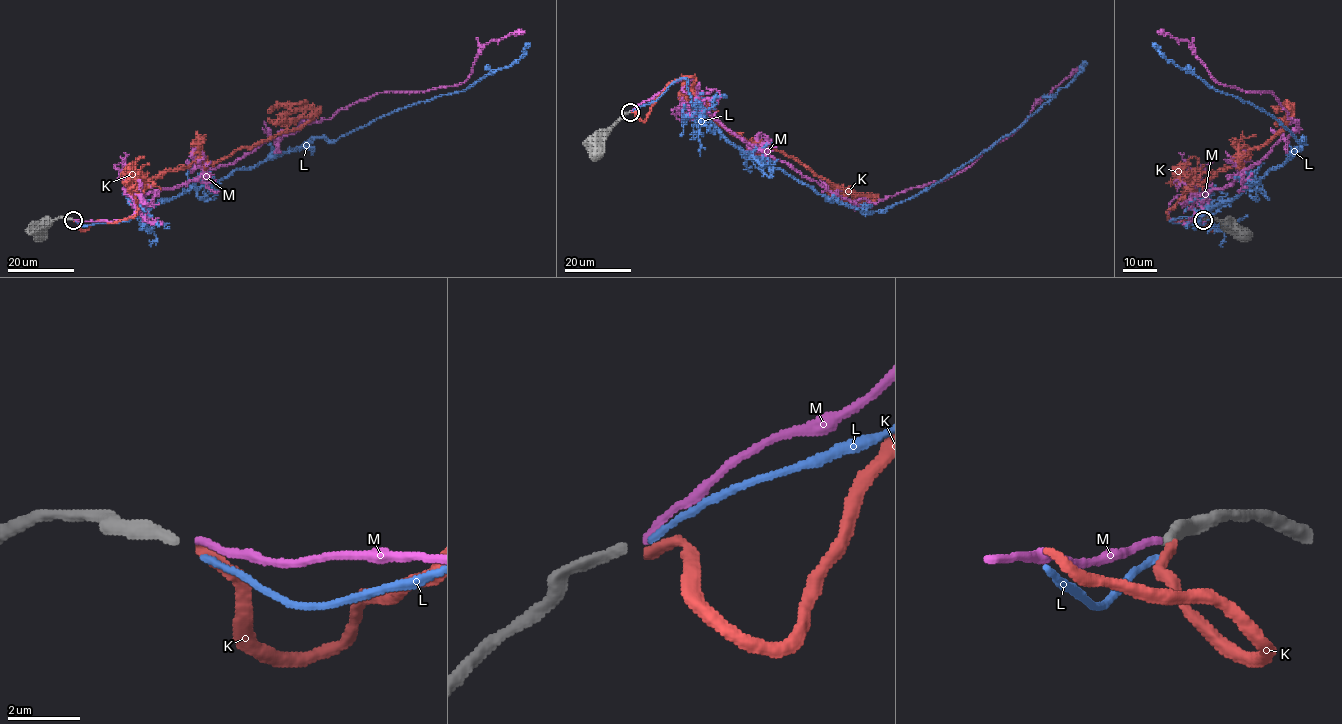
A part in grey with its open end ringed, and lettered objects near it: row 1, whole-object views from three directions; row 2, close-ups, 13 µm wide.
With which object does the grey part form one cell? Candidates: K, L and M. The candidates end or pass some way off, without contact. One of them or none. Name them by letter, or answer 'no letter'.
K

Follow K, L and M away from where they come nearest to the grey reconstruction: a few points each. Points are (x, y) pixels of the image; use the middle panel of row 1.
K: (632, 112), (643, 120), (672, 82), (694, 76), (689, 98), (704, 113), (870, 196), (824, 184)
L: (632, 111), (684, 78), (695, 108), (732, 143), (819, 194), (883, 211), (926, 190), (1008, 136), (1086, 63)
M: (632, 111), (692, 77), (682, 89), (730, 131), (866, 205), (966, 169), (1082, 65)

